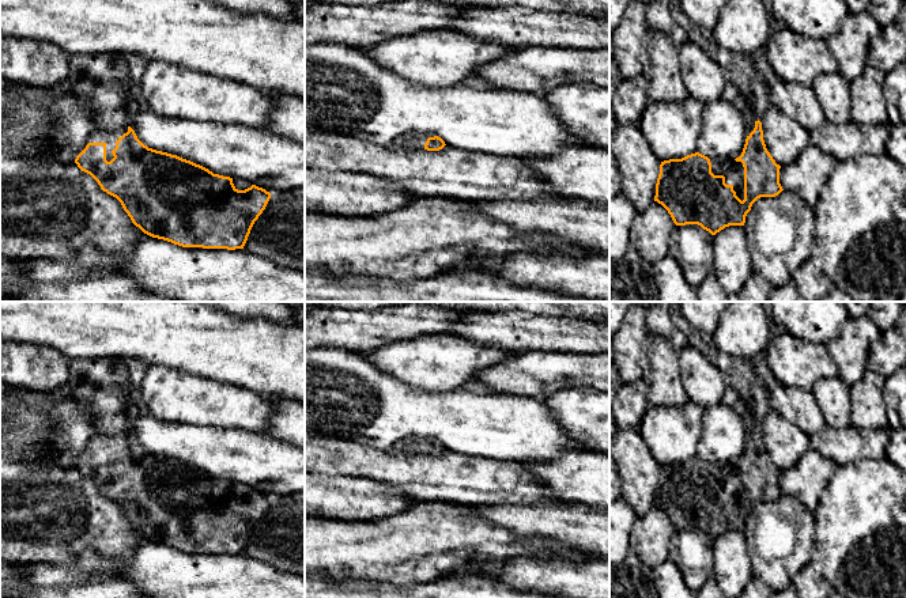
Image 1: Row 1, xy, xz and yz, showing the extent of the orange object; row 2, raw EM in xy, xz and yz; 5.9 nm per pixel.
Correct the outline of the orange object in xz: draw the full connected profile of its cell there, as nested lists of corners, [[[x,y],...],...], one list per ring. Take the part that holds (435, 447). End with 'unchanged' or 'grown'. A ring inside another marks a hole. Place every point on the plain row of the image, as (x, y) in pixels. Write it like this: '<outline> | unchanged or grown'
[[[407,436],[396,442],[393,448],[403,453],[427,454],[427,455],[439,455],[446,450],[441,442],[434,439],[423,439],[420,436]]] | grown

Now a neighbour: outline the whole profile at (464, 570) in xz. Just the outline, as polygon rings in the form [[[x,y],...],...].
[[[461,564],[454,571],[449,572],[446,576],[454,576],[454,578],[465,578],[465,576],[482,576],[479,574],[479,564],[469,565],[469,564]]]

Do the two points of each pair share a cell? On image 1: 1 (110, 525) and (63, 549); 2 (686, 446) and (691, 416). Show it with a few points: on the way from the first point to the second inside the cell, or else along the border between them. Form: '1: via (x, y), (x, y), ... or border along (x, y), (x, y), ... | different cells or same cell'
1: via (98, 525), (87, 525), (75, 537) | same cell
2: via (686, 439), (691, 423) | same cell

